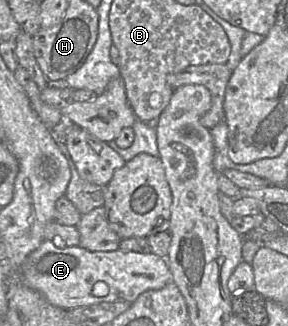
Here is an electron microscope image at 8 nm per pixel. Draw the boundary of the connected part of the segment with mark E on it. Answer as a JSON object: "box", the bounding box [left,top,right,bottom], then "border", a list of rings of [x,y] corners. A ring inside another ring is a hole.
{"box":[19,240,172,310],"border":[[[44,240],[28,255],[19,276],[24,285],[39,292],[52,305],[66,310],[103,302],[126,301],[131,304],[145,291],[162,289],[172,281],[166,258],[153,252],[139,253],[121,249],[89,251],[81,246],[59,248],[51,240]],[[97,282],[108,285],[106,296],[96,297],[92,294]]]}

